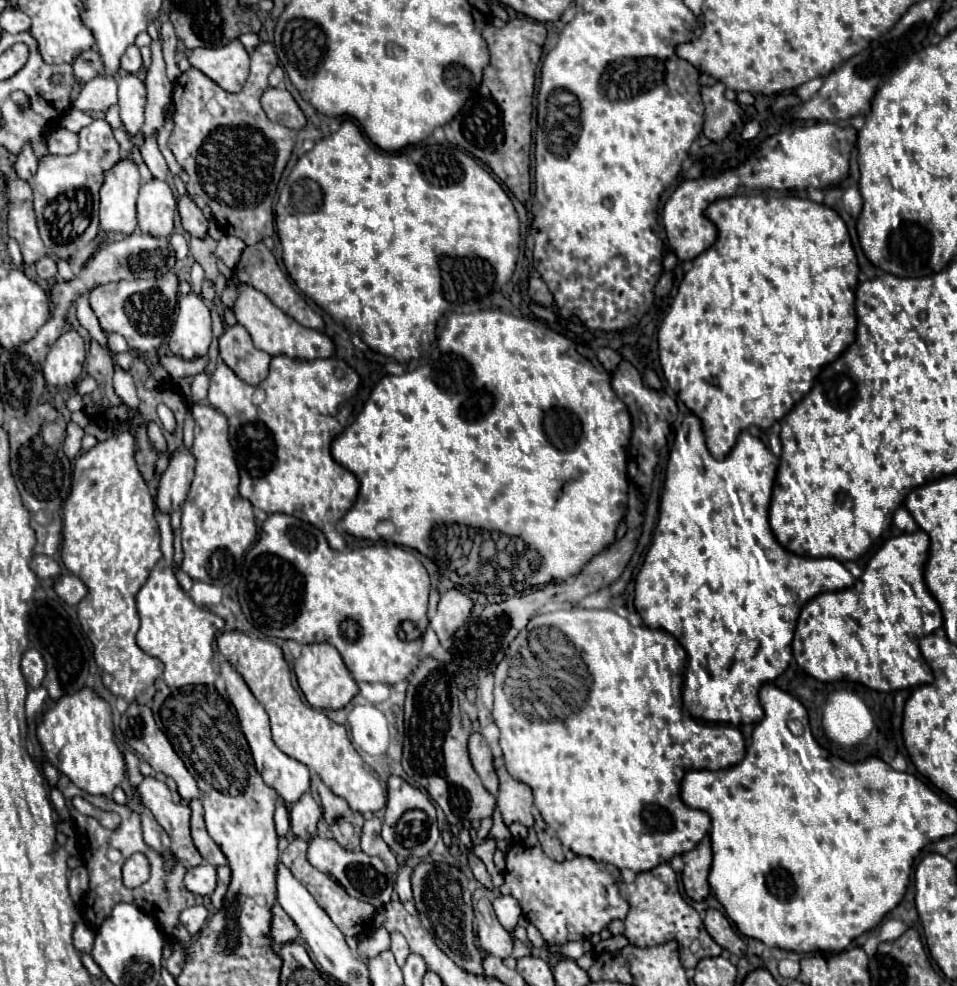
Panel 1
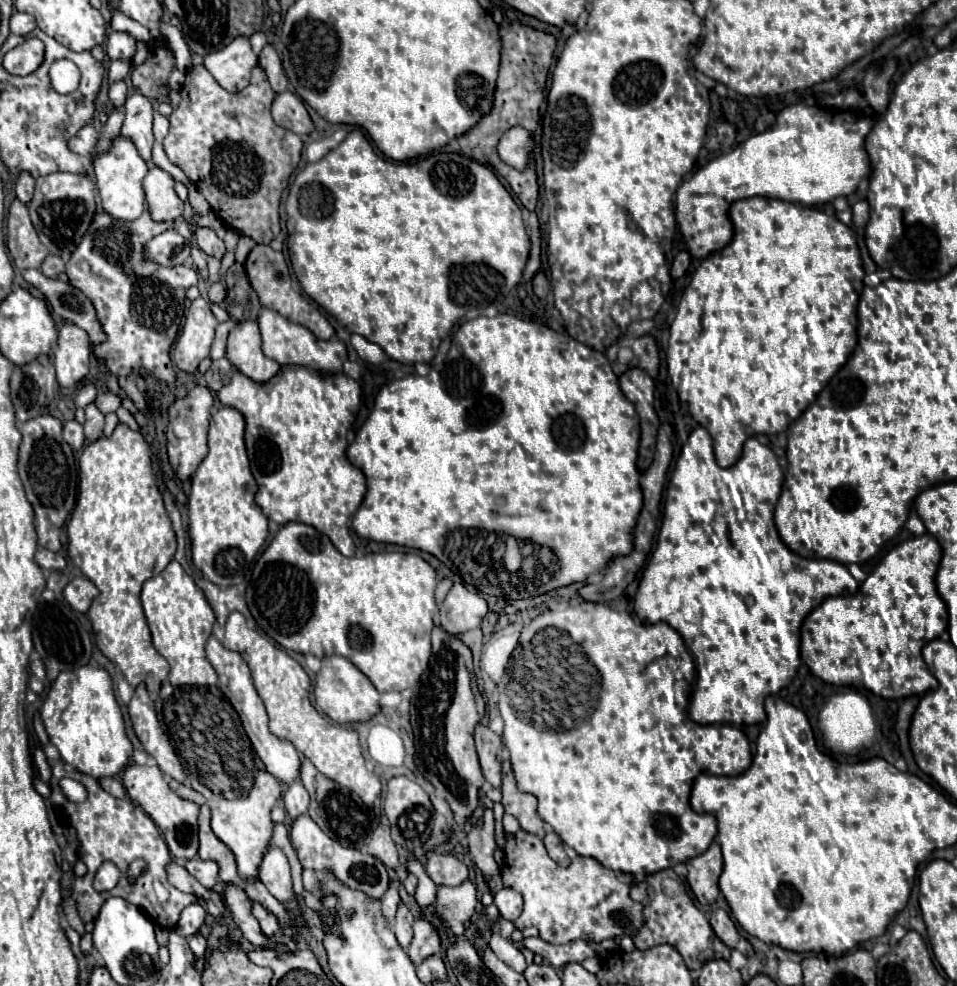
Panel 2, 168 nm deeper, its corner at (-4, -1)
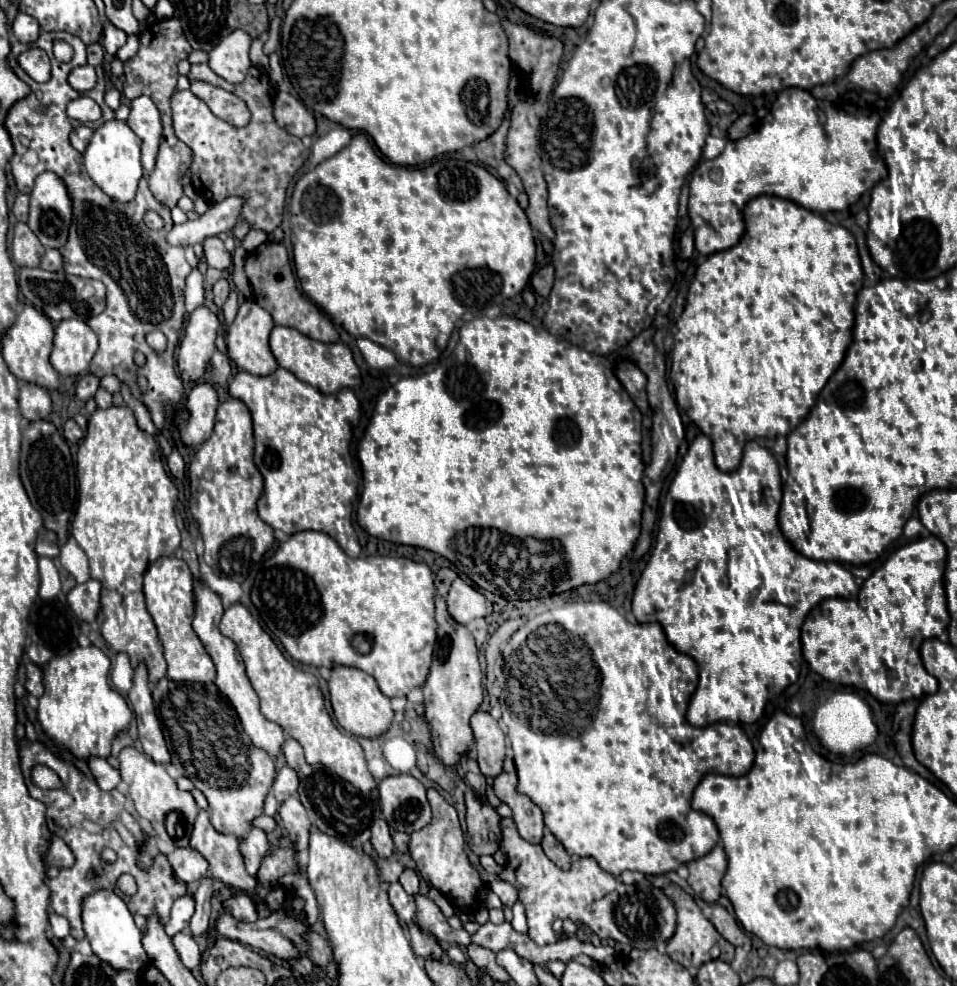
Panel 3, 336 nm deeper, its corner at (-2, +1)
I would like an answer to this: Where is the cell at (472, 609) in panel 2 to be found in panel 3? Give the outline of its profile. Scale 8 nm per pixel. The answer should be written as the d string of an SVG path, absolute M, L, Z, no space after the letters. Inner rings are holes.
M461 577L453 581L447 593L447 607L451 617L461 625L467 625L477 617L487 617L491 613L491 603L485 599L485 595L467 585Z

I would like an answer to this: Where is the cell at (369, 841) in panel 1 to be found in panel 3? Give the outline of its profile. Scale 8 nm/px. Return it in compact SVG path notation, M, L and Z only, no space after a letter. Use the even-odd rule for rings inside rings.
M375 819L375 825L373 825L373 835L371 835L371 843L377 851L379 857L391 857L393 855L393 841L391 841L391 835L389 835L389 827L387 823L381 819Z

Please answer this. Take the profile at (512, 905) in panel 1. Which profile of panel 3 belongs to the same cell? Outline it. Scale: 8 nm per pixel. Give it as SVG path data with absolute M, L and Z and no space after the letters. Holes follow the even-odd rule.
M495 879L491 885L491 891L501 899L501 903L505 907L513 907L513 903L517 901L517 893L515 893L515 887L507 881L501 881L501 879Z

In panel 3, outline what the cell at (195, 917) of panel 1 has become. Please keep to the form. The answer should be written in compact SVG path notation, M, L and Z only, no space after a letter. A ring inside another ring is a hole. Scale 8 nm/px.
M183 895L179 897L173 907L171 907L171 917L169 921L165 923L165 929L167 929L167 935L173 937L175 933L179 931L185 931L189 927L189 921L193 917L193 911L195 911L195 901L191 895Z

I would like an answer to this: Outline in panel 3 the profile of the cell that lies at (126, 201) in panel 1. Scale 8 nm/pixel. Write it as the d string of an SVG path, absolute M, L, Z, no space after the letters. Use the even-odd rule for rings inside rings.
M111 119L111 121L103 123L99 129L95 129L95 133L93 133L83 157L85 157L85 167L87 167L89 177L109 197L115 197L117 201L131 201L135 197L137 183L143 177L141 141L139 141L139 137L131 131L131 127L125 121Z

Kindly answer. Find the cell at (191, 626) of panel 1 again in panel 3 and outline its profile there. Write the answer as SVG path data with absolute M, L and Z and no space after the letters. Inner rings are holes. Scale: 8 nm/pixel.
M161 557L155 563L151 563L145 573L145 585L143 585L145 601L157 625L159 639L163 643L165 659L169 665L167 677L173 681L207 683L215 679L215 665L191 627L191 617L195 615L195 605L191 605L191 589L193 589L193 575L183 559Z

